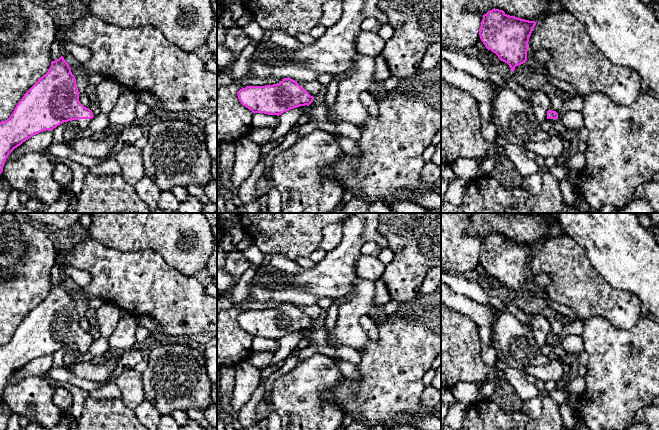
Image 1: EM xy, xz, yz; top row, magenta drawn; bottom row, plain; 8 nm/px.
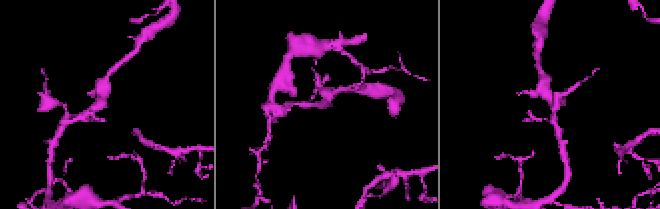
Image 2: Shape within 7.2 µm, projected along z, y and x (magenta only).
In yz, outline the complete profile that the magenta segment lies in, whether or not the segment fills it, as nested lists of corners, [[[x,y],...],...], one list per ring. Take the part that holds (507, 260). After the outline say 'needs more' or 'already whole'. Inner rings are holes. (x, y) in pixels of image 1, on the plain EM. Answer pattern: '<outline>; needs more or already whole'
[[[492,233],[483,239],[479,259],[485,271],[507,287],[513,296],[516,290],[527,285],[528,266],[536,247],[507,239],[503,234]]]; already whole

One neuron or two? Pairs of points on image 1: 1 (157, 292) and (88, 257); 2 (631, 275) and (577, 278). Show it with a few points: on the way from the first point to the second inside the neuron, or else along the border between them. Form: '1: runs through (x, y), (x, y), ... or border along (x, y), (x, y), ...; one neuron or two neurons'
1: runs through (140, 283), (120, 278), (105, 265); one neuron
2: border along (588, 259), (590, 264), (613, 287), (623, 290); two neurons

